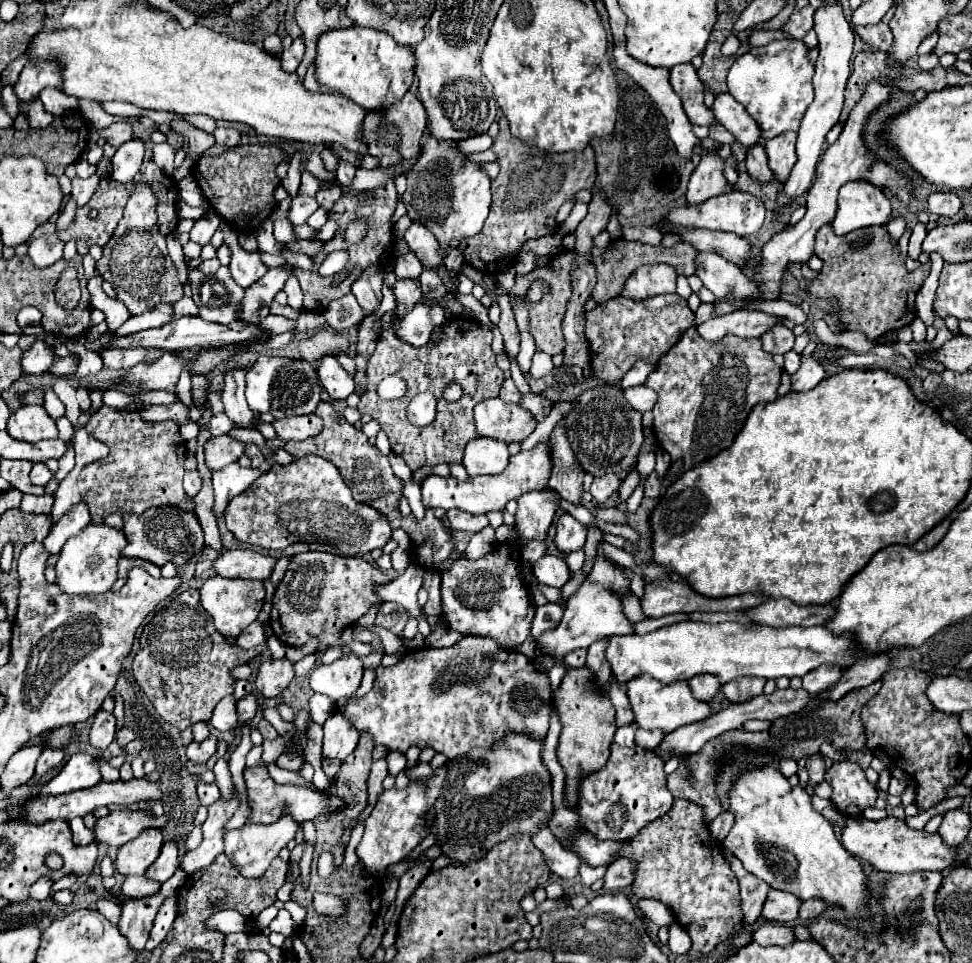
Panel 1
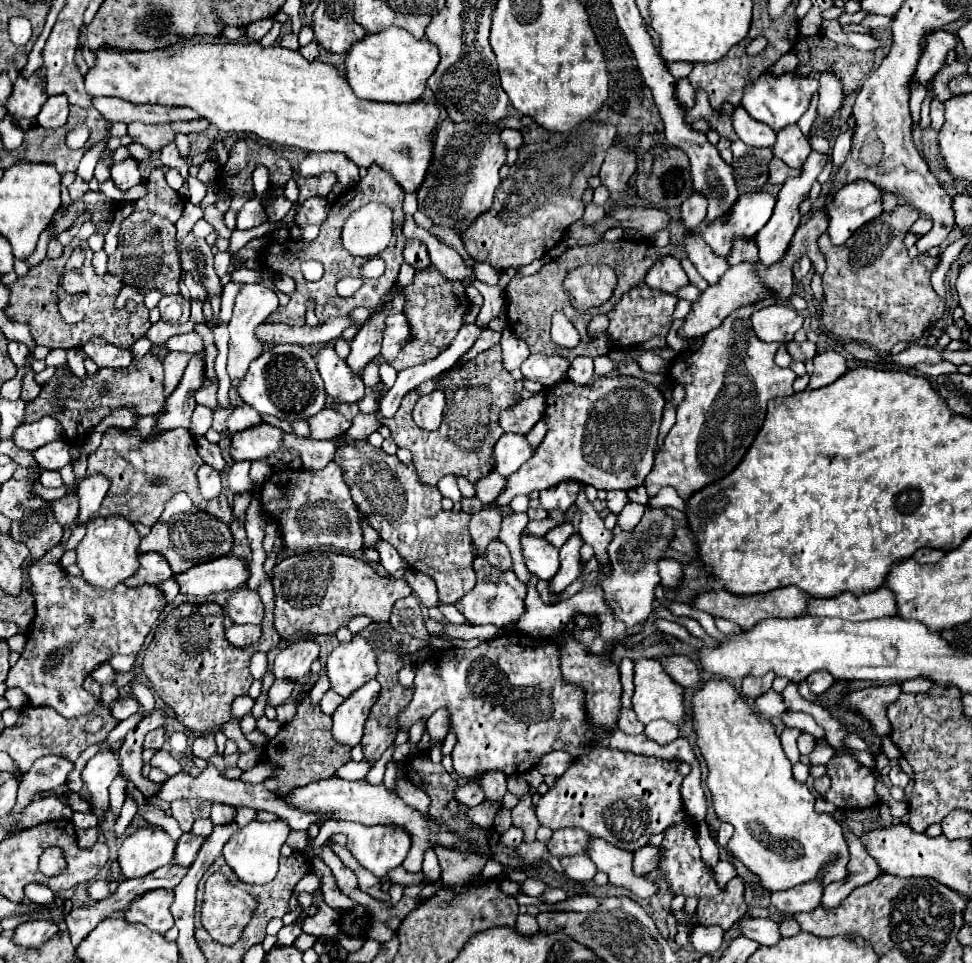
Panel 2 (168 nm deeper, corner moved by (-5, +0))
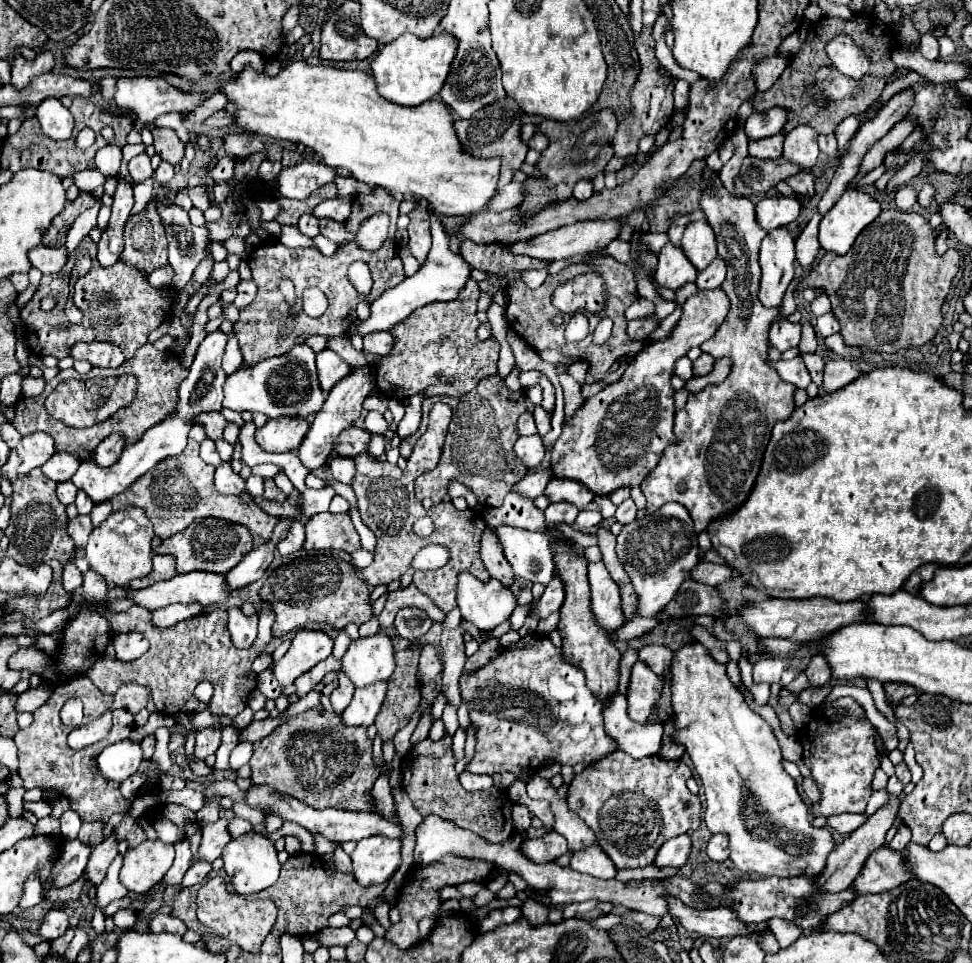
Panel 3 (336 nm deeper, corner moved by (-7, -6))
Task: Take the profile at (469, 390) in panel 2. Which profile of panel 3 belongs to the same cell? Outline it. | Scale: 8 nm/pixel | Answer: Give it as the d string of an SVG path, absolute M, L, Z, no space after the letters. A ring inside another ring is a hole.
M488 375L476 385L476 389L472 389L460 399L452 399L449 396L425 399L422 403L422 419L418 433L406 439L404 443L400 443L400 451L404 459L410 457L417 439L427 430L431 406L437 402L450 405L454 415L450 421L450 433L446 435L440 465L434 471L416 477L416 497L420 501L430 497L434 503L440 503L448 493L448 485L452 481L458 481L464 487L472 489L484 507L500 507L504 497L512 491L512 487L528 473L528 467L516 457L512 449L514 441L520 437L516 429L516 421L526 411L524 393L522 391L514 393L514 401L512 401L512 393L506 389L500 375Z

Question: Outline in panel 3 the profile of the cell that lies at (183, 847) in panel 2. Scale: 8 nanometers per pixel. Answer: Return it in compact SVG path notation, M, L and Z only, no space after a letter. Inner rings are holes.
M220 817L216 823L204 825L204 833L202 833L202 843L200 843L200 861L214 861L222 855L224 845L232 839L230 831L228 831L228 819Z

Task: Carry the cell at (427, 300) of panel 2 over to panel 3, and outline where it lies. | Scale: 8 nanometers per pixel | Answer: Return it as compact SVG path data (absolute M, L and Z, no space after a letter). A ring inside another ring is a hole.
M470 279L458 299L450 303L426 303L414 311L414 315L394 325L390 329L394 347L386 357L380 359L374 369L378 391L388 399L398 401L406 401L414 395L424 395L424 399L434 395L462 397L472 391L480 379L494 375L500 345L494 337L480 341L476 335L476 329L480 325L476 319L478 297L480 287L474 279ZM438 373L444 373L444 377L438 377Z

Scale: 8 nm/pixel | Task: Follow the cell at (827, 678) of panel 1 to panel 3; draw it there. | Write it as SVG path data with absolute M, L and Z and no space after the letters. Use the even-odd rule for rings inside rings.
M820 653L810 657L804 673L808 675L808 679L812 681L814 687L824 687L832 677L832 671L830 671L830 665L826 663L826 657L820 655Z

